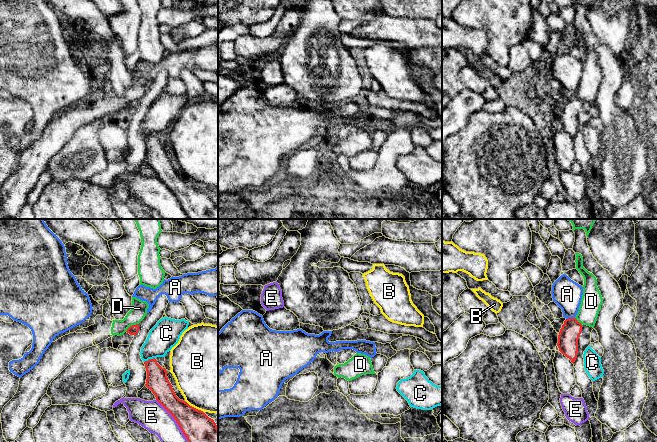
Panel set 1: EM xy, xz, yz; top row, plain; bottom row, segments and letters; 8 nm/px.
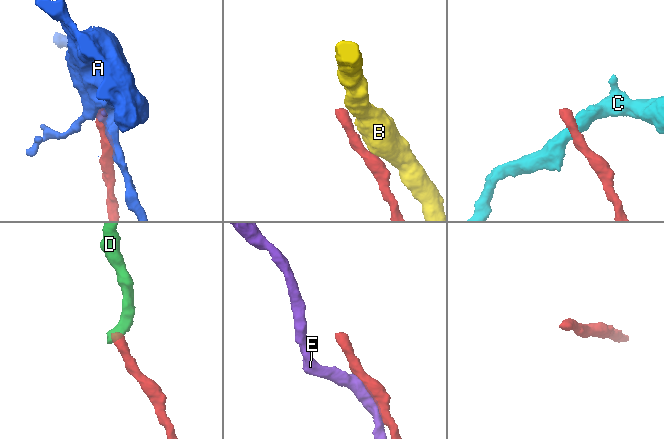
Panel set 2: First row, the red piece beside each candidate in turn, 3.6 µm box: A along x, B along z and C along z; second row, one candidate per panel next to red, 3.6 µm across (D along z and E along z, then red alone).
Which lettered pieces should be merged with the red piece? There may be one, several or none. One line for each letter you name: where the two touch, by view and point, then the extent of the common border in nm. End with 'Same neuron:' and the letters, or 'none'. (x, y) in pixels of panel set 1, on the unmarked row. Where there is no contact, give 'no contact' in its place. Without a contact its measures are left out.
Same neuron: none

